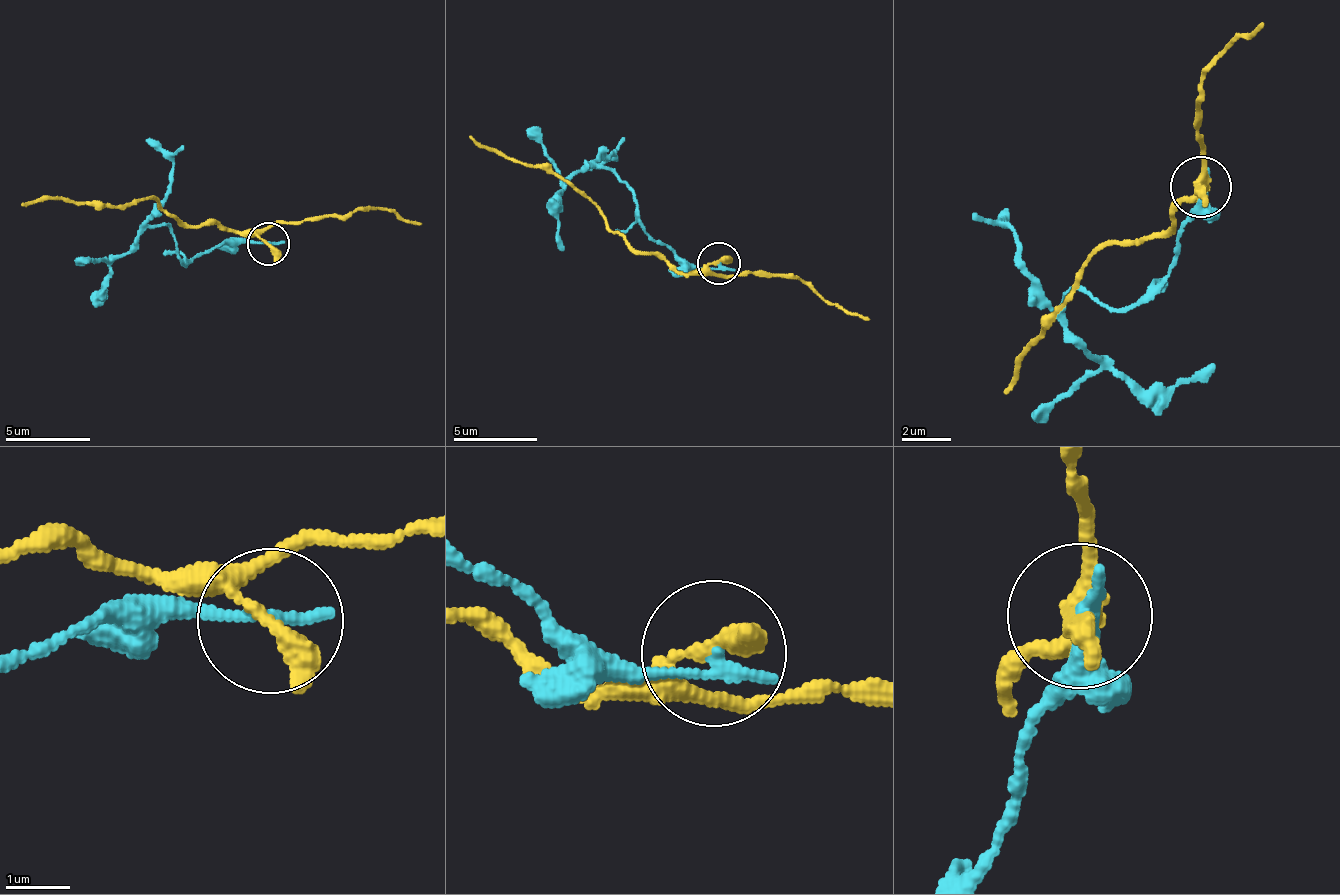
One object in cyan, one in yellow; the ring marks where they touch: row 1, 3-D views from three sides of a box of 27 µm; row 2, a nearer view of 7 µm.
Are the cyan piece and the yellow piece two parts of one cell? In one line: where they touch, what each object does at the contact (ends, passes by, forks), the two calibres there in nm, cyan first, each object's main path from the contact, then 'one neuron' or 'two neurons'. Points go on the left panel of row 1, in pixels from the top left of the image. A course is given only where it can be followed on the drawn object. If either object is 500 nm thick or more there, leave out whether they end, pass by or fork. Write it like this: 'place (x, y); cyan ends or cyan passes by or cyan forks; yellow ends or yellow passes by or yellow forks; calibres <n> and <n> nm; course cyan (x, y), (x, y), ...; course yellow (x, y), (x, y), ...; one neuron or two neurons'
place (268, 244); cyan ends; yellow passes by; calibres 200 and 240 nm; course cyan (269, 243), (230, 244), (186, 260), (167, 228), (146, 230), (128, 253), (110, 267), (103, 298), (106, 296); course yellow (269, 243), (230, 233), (214, 224), (189, 225), (153, 198), (121, 206), (58, 197), (21, 203); two neurons

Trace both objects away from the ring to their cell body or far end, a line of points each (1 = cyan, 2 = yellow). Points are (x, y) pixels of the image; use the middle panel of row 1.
1: (720, 265), (682, 267), (638, 218), (634, 190), (595, 165), (580, 171), (563, 187), (560, 200), (563, 248)
2: (720, 265), (681, 273), (664, 258), (639, 251), (568, 182), (505, 160), (469, 136)

